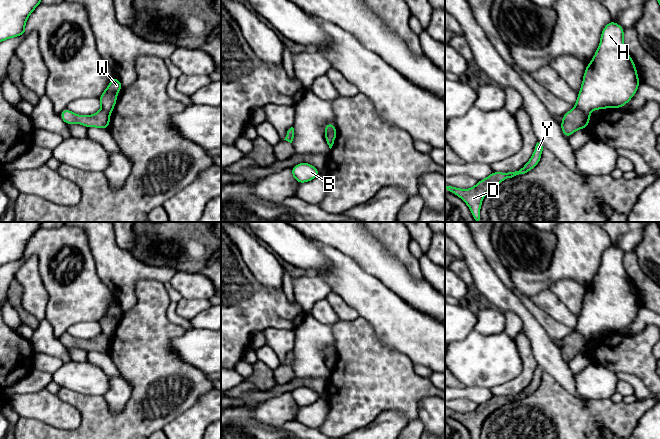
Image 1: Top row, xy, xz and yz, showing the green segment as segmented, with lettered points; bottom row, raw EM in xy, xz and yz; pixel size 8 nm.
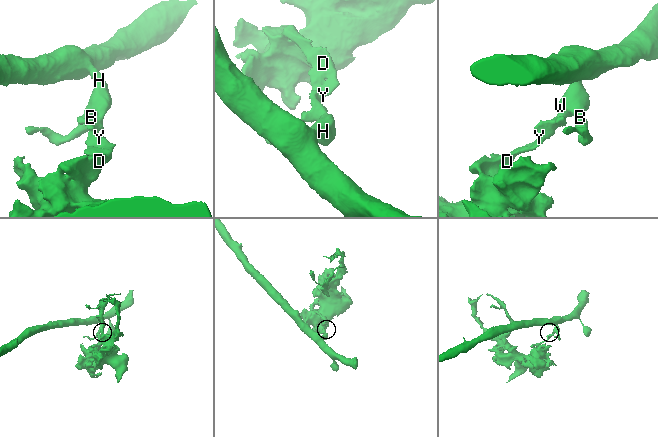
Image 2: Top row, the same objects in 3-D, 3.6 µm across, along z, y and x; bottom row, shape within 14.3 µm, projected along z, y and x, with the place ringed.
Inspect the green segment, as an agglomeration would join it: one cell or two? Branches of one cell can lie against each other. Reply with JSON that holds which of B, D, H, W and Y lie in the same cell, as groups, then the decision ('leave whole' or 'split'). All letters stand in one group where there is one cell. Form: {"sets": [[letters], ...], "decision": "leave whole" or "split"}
{"sets": [["B", "H", "W"], ["D", "Y"]], "decision": "split"}

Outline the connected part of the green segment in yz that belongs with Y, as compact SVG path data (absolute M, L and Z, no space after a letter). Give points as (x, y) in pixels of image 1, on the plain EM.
M537 366L535 374L530 384L519 394L515 396L492 396L487 402L480 404L470 413L460 413L449 408L445 408L445 414L460 421L469 431L472 439L480 439L482 424L485 419L496 409L507 402L512 402L519 398L525 398L540 386L543 370Z

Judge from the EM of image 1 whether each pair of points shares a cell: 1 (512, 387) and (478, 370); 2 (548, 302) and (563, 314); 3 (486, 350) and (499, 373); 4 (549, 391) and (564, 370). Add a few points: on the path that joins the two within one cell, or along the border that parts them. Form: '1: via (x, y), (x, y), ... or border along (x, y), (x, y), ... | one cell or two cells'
1: border along (522, 367), (521, 371), (514, 378), (490, 389) | two cells
2: via (552, 305), (559, 312) | one cell
3: via (486, 356), (496, 367) | one cell
4: border along (543, 371), (550, 374), (567, 391), (576, 395) | two cells

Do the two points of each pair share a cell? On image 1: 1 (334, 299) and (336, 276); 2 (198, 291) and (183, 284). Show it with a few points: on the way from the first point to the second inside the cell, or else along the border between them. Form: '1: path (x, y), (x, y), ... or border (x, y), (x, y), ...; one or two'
1: border (332, 291), (353, 307); two
2: path (194, 287), (187, 284); one

